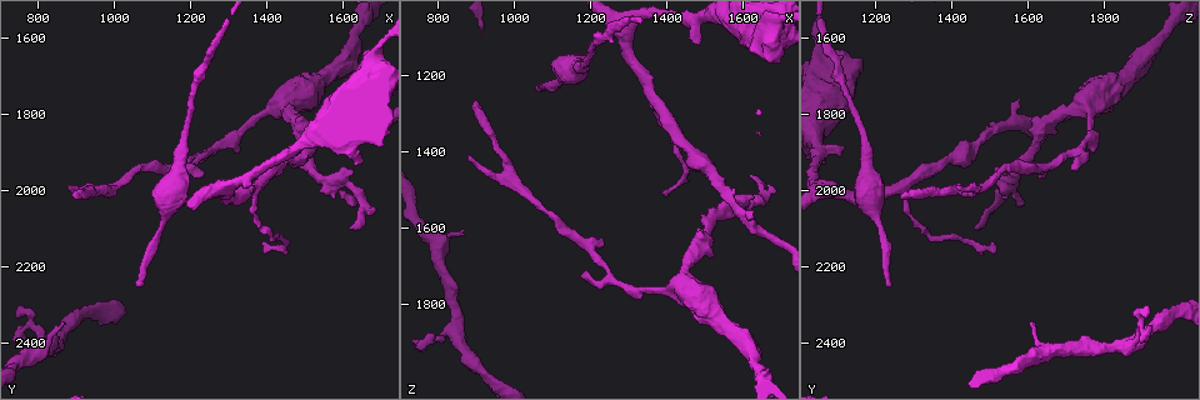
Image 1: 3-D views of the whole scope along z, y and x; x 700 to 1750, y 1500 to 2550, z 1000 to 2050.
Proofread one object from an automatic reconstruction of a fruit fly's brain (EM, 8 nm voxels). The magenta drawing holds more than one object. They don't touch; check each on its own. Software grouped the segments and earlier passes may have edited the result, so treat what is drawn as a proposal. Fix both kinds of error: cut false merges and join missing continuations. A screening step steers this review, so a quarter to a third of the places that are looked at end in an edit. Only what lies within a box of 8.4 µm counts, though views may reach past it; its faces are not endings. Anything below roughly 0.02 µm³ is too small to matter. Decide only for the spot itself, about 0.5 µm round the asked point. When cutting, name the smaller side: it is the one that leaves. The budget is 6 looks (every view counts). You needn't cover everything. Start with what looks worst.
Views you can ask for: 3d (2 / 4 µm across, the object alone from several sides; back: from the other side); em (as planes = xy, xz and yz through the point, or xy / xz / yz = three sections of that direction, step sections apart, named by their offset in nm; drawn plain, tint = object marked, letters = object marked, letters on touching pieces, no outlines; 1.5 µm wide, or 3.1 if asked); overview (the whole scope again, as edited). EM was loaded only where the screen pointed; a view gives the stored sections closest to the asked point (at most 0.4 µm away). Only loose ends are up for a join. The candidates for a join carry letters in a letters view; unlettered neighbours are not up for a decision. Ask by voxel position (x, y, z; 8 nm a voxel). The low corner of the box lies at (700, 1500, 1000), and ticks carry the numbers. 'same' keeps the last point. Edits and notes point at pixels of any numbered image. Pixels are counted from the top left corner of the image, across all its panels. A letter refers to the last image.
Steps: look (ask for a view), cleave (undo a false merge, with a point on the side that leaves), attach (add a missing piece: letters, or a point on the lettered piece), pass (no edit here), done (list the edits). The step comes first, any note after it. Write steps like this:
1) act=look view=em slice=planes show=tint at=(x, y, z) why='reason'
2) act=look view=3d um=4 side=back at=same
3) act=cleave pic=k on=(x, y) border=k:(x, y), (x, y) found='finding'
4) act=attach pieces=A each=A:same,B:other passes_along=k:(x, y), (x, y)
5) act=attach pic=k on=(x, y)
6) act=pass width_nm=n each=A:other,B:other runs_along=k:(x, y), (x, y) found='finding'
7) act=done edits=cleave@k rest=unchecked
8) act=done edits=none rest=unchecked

act=look view=3d um=2 at=(1060, 2250, 1235) why='thin end'

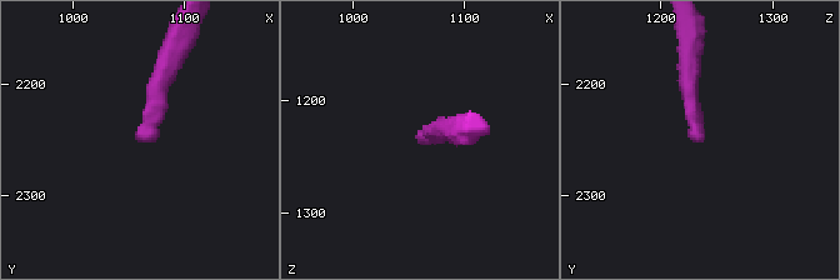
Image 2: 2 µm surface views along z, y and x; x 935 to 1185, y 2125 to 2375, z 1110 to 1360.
act=look view=em slice=planes show=plain at=(1058, 2244, 1230) why='shape alone is not enough'

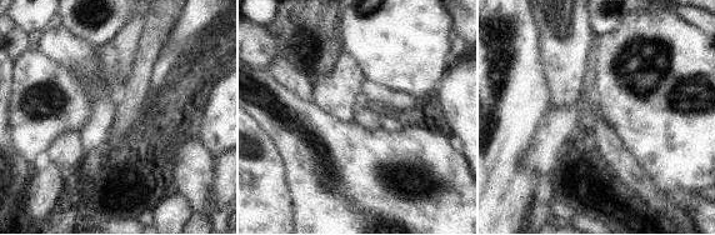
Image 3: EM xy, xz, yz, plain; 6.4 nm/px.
act=look view=em slice=planes show=letters at=same

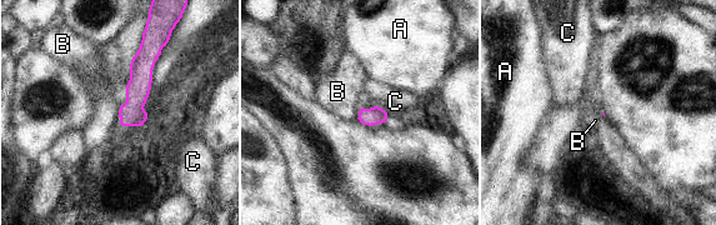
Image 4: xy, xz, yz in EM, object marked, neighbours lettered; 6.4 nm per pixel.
act=pass longest_contact=B:120nm each=A:other,B:other,C:other found='none of them fits'

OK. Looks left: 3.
act=look view=em slice=planes show=letters at=(885, 1990, 1410)

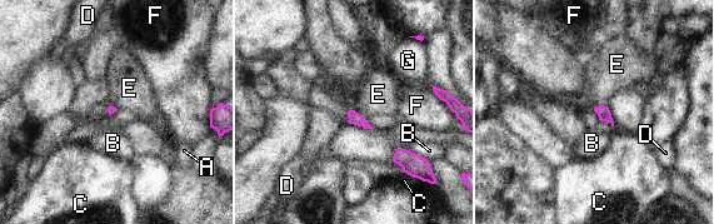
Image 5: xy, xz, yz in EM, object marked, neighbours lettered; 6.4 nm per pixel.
act=pass longest_contact=B:140nm each=A:other,B:other,C:other,D:other,E:other,F:other,G:other found='no lettered piece goes on from it'

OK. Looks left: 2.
act=look view=3d um=2 at=(1630, 2035, 1595) why='branch stops here'

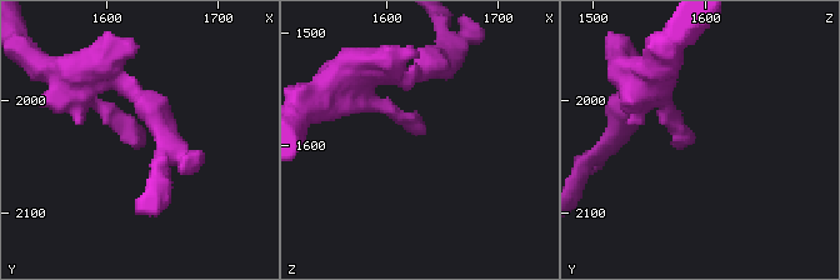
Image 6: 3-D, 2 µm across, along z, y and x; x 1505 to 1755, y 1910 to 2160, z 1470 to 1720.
act=look view=em slice=planes show=letters at=(1632, 2034, 1590)

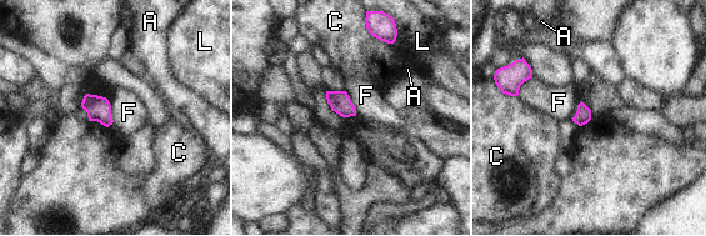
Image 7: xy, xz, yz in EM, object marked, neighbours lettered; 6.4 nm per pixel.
act=pass each=A:other,C:other,F:other,L:other found='no lettered piece goes on from it'

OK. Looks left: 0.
act=done edits=none rest=unchecked

